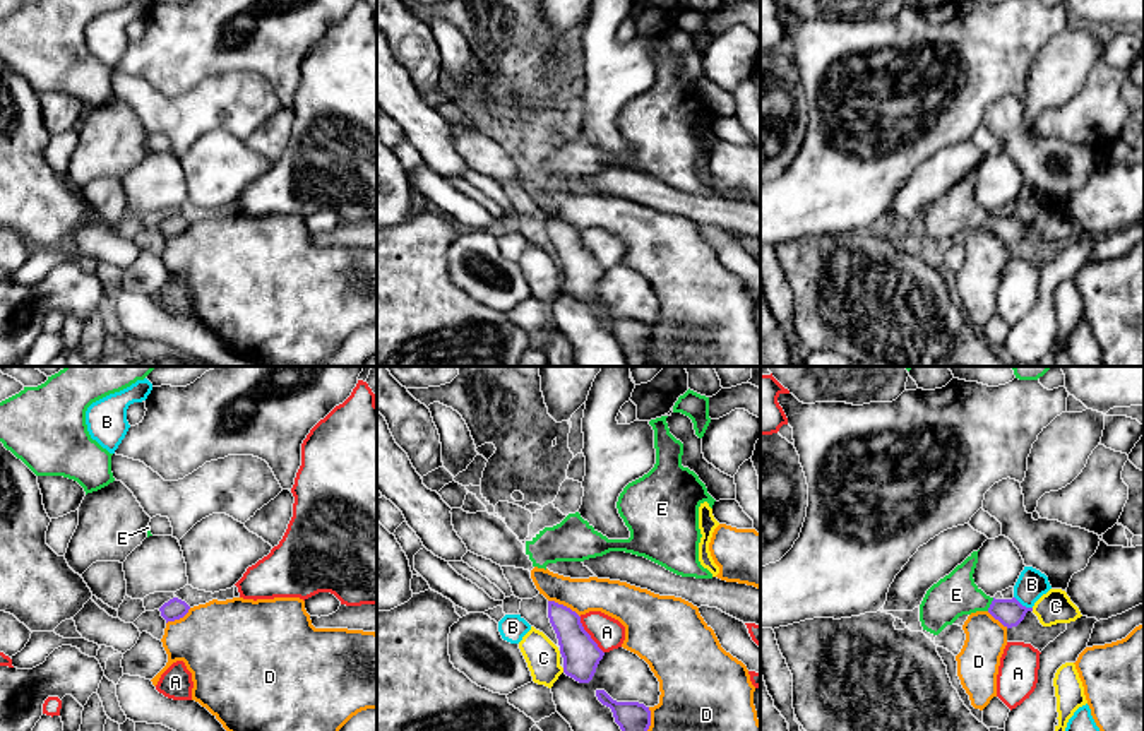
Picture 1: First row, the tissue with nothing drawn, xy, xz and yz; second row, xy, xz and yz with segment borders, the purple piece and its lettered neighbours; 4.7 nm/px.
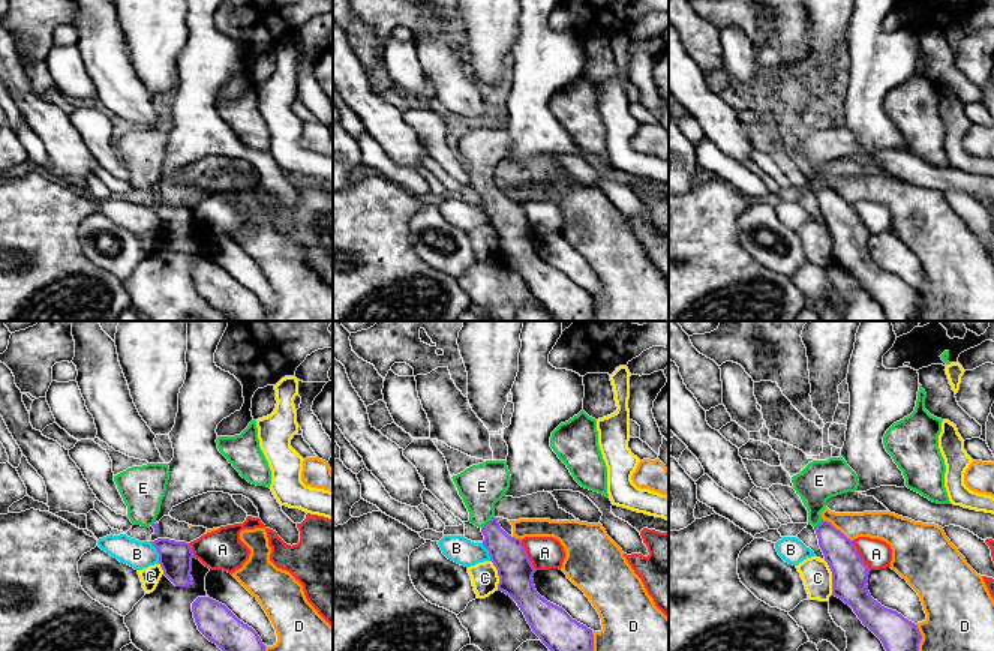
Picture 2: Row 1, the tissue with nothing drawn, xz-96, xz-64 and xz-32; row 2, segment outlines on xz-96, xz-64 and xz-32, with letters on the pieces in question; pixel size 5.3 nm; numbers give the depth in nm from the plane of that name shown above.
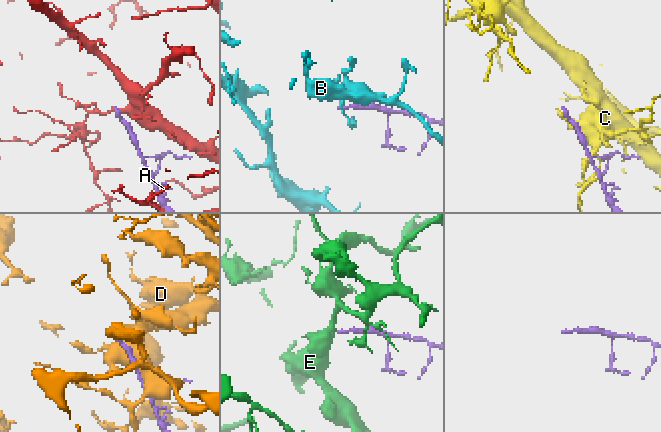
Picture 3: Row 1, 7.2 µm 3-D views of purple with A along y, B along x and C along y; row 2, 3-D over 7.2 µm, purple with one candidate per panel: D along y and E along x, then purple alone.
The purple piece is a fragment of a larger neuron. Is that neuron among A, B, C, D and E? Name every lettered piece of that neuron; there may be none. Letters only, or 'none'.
E

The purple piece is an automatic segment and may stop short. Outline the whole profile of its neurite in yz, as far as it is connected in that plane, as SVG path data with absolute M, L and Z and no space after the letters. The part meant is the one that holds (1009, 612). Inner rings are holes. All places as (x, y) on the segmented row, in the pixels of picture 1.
M973 551L949 575L933 584L921 604L920 621L923 630L938 635L959 616L976 611L988 611L1004 627L1017 627L1033 608L1022 606L1016 597L995 599L986 596L973 579L978 563L978 551Z

